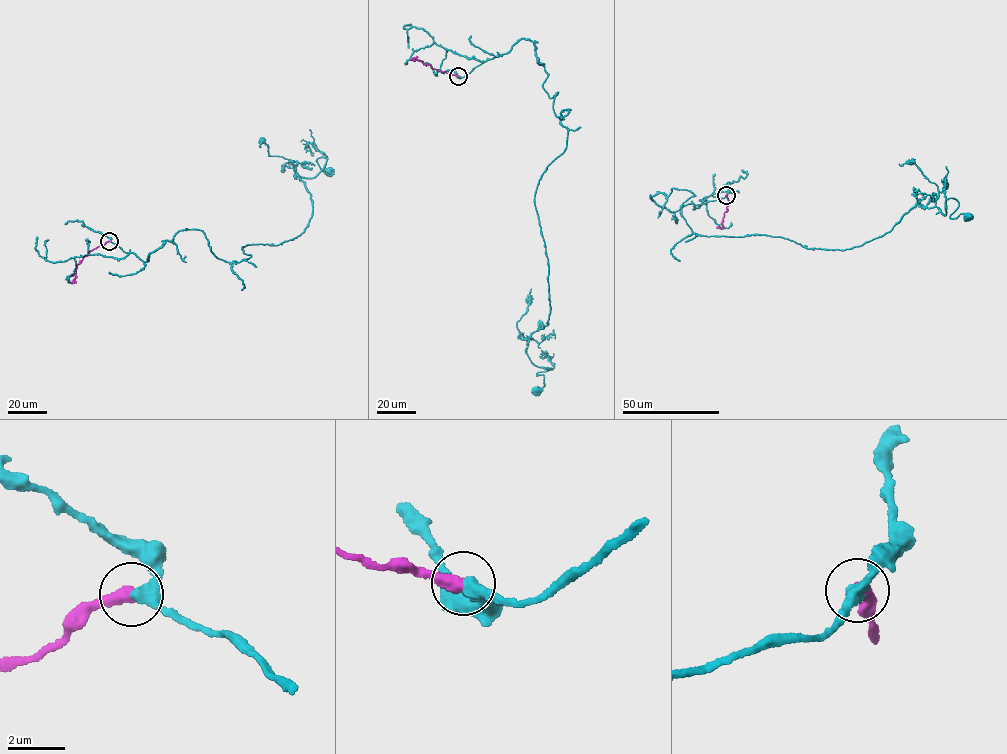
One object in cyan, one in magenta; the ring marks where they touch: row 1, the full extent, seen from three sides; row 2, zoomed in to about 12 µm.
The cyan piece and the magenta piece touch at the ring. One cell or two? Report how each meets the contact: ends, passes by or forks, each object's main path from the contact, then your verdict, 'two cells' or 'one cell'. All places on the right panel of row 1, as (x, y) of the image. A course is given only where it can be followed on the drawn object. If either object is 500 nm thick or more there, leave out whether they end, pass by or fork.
cyan passes by; magenta ends; course cyan (726, 195), (650, 199), (694, 193), (696, 236), (813, 249), (861, 246), (918, 204), (967, 216); course magenta (726, 195), (730, 201), (723, 228), (716, 227); two cells

